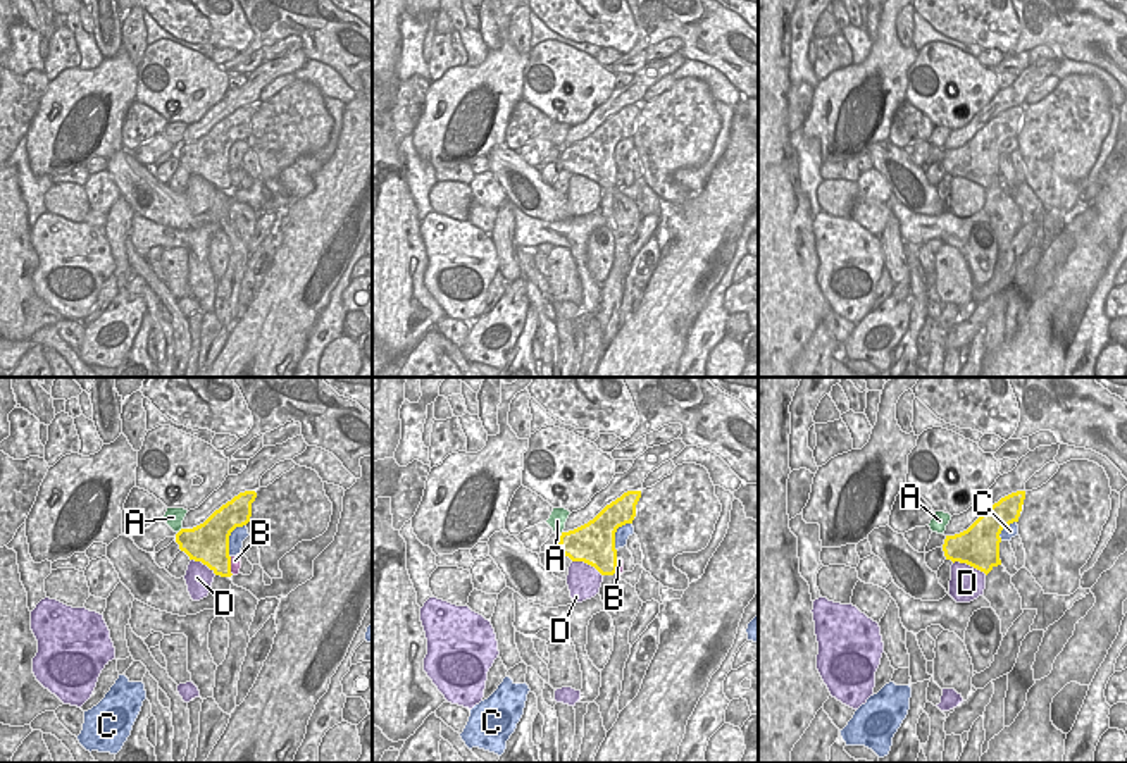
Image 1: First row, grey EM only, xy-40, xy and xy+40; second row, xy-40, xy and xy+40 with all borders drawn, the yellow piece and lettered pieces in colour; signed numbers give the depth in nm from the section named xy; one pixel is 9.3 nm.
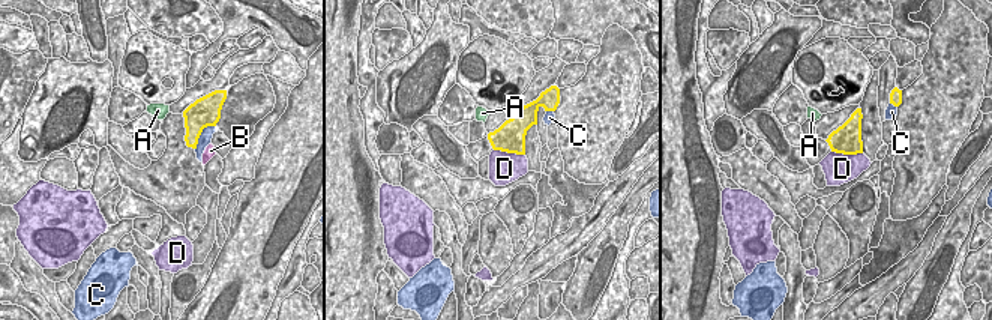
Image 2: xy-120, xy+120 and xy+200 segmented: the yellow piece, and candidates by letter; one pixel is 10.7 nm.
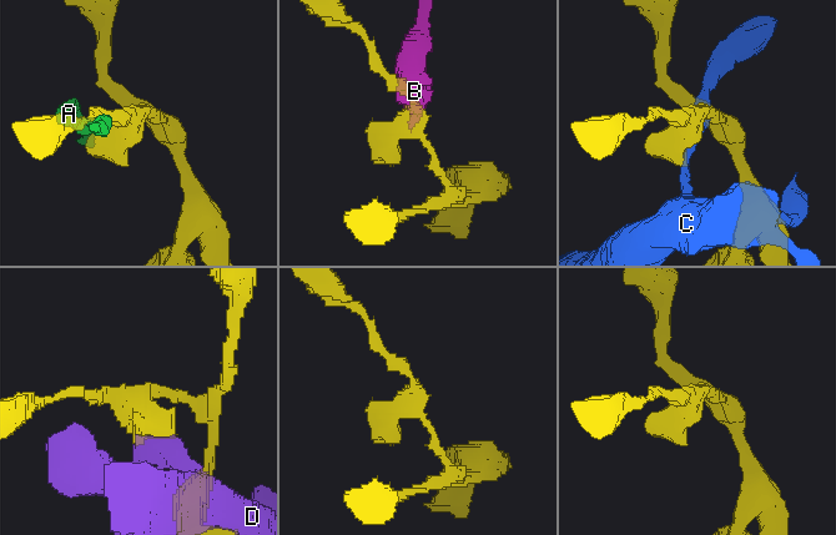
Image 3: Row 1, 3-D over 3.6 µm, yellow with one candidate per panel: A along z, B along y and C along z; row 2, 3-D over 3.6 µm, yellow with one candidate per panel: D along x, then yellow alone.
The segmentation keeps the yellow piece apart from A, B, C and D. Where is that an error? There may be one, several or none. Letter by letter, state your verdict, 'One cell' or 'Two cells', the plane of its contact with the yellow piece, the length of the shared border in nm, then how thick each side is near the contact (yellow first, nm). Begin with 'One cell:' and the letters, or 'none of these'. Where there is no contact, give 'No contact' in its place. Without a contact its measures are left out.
One cell: none of these
A: Two cells. Touches yellow in xy-40. Shared border 70 nm. Thickness 340 nm (yellow) against 170 nm
B: Two cells. Touches yellow in xy-40. Shared border 180 nm. Thickness 340 nm (yellow) against 100 nm
C: Two cells. Touches yellow in xy-40. Shared border 360 nm. Thickness 380 nm (yellow) against 140 nm
D: Two cells. Touches yellow in xy+40. Shared border 340 nm. Thickness 380 nm (yellow) against 320 nm.

